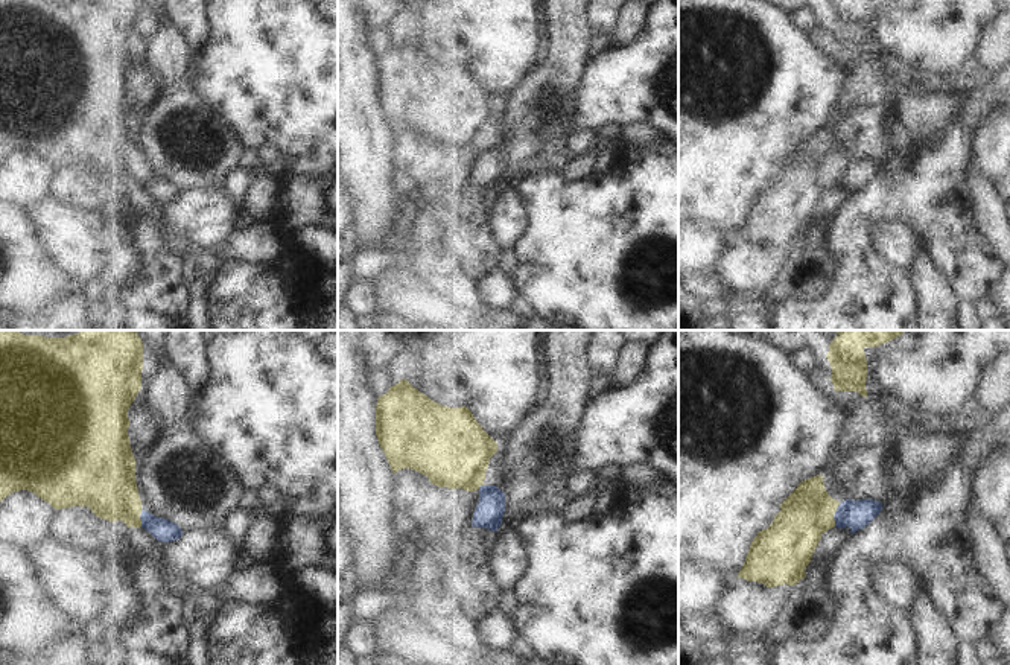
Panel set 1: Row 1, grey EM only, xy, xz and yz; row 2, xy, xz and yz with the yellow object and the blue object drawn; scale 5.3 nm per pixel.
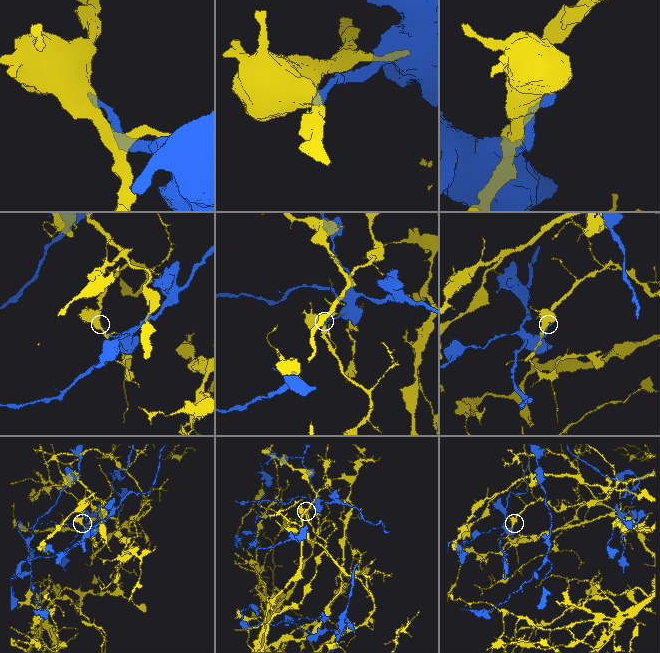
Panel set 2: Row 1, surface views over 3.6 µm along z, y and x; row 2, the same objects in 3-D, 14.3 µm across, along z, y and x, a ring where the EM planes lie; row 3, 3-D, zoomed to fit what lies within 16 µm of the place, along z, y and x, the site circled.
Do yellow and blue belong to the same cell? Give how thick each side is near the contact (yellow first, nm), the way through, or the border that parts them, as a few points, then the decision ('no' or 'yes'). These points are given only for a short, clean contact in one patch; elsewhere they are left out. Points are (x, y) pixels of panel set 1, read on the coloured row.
280 nm thick on the yellow side, 150 nm on the other; no

